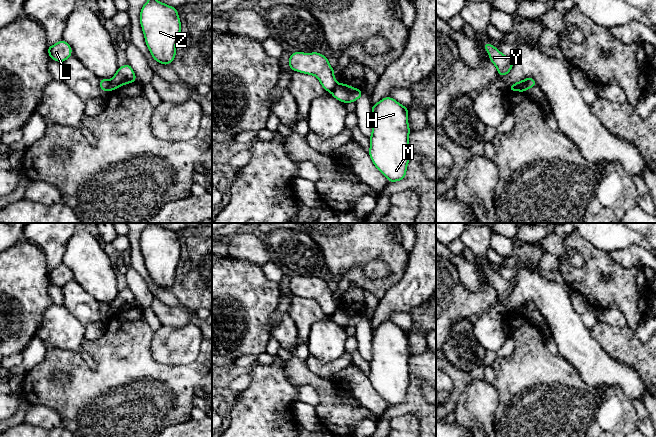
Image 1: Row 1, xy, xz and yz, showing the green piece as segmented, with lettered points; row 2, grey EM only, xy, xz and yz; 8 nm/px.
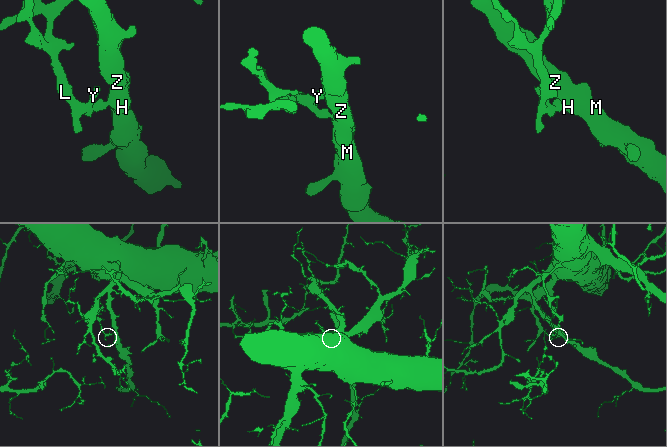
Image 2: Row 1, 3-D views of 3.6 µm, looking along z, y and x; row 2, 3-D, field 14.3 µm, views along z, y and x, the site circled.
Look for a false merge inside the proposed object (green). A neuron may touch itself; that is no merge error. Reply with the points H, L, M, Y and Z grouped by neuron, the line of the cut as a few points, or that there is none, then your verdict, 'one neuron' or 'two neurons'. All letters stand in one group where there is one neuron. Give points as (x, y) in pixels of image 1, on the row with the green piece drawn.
H M Z / L Y; cut in xy along (109, 80), (112, 90); two neurons

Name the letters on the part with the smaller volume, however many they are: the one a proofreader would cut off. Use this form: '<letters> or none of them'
L, Y

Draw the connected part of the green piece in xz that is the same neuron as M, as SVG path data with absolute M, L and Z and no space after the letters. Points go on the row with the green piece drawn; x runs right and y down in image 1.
M385 97L372 105L372 135L369 155L376 168L389 180L396 182L406 176L410 159L408 109Z

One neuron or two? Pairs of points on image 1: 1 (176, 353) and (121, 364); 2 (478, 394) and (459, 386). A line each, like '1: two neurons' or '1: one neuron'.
1: two neurons
2: two neurons

